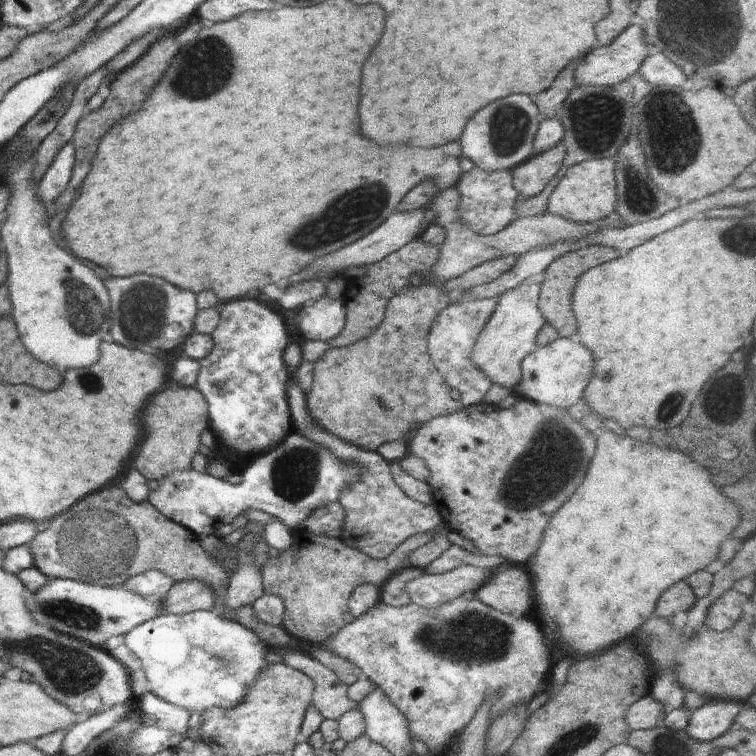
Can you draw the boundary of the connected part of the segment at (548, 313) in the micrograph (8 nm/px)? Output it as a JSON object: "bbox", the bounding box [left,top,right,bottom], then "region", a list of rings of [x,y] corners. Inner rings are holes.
{"bbox":[537,245,619,336],"region":[[[588,245],[557,257],[545,268],[545,279],[540,284],[537,305],[545,322],[550,323],[558,331],[559,336],[570,336],[576,332],[576,318],[572,316],[571,300],[579,276],[588,269],[607,263],[619,256],[619,252],[610,247]]]}

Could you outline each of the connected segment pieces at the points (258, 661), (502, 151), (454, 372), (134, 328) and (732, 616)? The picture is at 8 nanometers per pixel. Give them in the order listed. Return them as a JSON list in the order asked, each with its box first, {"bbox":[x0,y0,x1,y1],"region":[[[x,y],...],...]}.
[{"bbox":[120,609,273,718],"region":[[[214,609],[180,616],[156,616],[129,630],[120,640],[141,660],[149,690],[158,698],[190,711],[195,718],[211,708],[233,709],[244,702],[261,672],[270,664],[266,656],[269,650],[273,650],[255,630],[234,619],[227,619]]]},{"bbox":[460,94,543,171],"region":[[[512,94],[496,100],[468,120],[460,138],[463,156],[485,171],[512,171],[532,156],[533,140],[543,118],[531,95]]]},{"bbox":[428,297,497,408],"region":[[[488,297],[487,299],[468,299],[459,303],[451,303],[444,307],[442,312],[439,312],[428,335],[430,360],[445,378],[450,388],[456,388],[460,392],[460,402],[464,408],[480,404],[493,383],[493,380],[489,379],[489,376],[485,375],[485,372],[473,363],[471,354],[474,343],[492,316],[497,302],[497,297]]]},{"bbox":[106,274,196,353],"region":[[[136,274],[128,278],[108,276],[106,288],[112,302],[110,339],[122,346],[145,353],[170,352],[180,346],[195,328],[196,296],[180,290],[162,278]]]},{"bbox":[704,589,750,632],"region":[[[730,589],[709,606],[704,626],[722,632],[731,629],[744,611],[749,610],[750,598]]]}]

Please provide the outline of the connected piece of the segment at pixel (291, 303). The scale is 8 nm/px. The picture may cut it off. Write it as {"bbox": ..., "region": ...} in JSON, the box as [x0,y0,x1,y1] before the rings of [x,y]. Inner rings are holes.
{"bbox":[277,278,326,310],"region":[[[314,278],[294,281],[283,289],[282,296],[277,300],[284,310],[298,310],[307,302],[314,302],[324,296],[326,281]]]}

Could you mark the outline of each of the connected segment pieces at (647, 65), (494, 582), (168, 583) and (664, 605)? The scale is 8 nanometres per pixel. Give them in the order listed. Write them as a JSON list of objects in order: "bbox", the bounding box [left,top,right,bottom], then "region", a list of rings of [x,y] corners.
[{"bbox":[636,51,684,88],"region":[[[655,51],[644,59],[636,78],[653,84],[653,88],[660,85],[672,87],[684,82],[684,72],[664,53]]]},{"bbox":[474,566,534,618],"region":[[[518,566],[498,573],[474,593],[490,608],[516,618],[526,616],[534,604],[530,576]]]},{"bbox":[120,569,175,600],"region":[[[150,569],[139,575],[131,576],[120,584],[122,588],[136,593],[145,599],[161,600],[175,582],[169,576],[156,569]]]},{"bbox":[654,580,698,619],"region":[[[684,580],[673,584],[660,596],[655,606],[654,616],[661,619],[670,619],[677,612],[689,611],[698,600],[693,593],[692,587]]]}]

